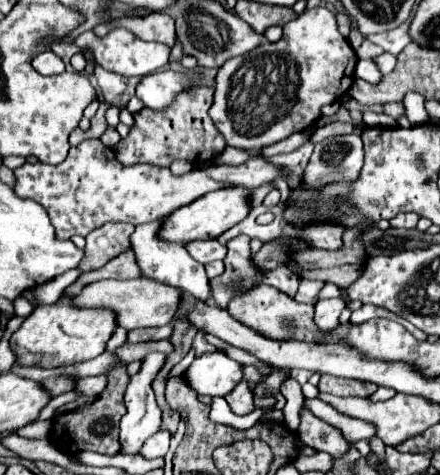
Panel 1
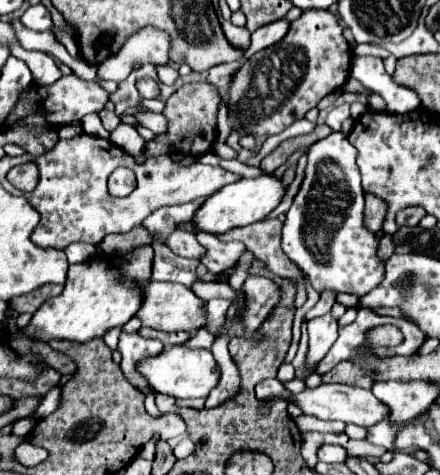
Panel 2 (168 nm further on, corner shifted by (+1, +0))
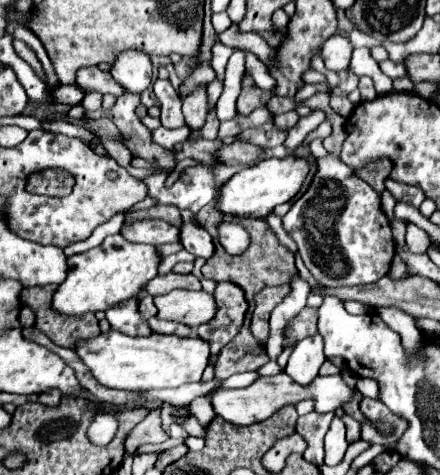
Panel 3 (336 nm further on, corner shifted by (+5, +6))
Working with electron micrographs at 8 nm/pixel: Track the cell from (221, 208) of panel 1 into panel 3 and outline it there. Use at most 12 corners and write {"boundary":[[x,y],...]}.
{"boundary":[[262,160],[220,188],[216,208],[264,218],[296,196],[308,162]]}

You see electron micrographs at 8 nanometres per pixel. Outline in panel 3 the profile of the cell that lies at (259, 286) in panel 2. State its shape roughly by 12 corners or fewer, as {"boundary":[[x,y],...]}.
{"boundary":[[218,282],[216,316],[196,332],[218,354],[238,336],[248,310],[244,290]]}

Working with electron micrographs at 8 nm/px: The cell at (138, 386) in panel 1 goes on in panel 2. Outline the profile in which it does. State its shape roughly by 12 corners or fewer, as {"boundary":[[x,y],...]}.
{"boundary":[[120,334],[120,368],[132,386],[146,388],[134,370],[136,362],[158,354],[160,340],[140,334]]}

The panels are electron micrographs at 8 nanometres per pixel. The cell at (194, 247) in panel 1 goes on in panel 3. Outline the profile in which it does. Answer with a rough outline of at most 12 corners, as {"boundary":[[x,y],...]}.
{"boundary":[[164,220],[124,226],[130,242],[152,246],[180,242],[180,230]]}

